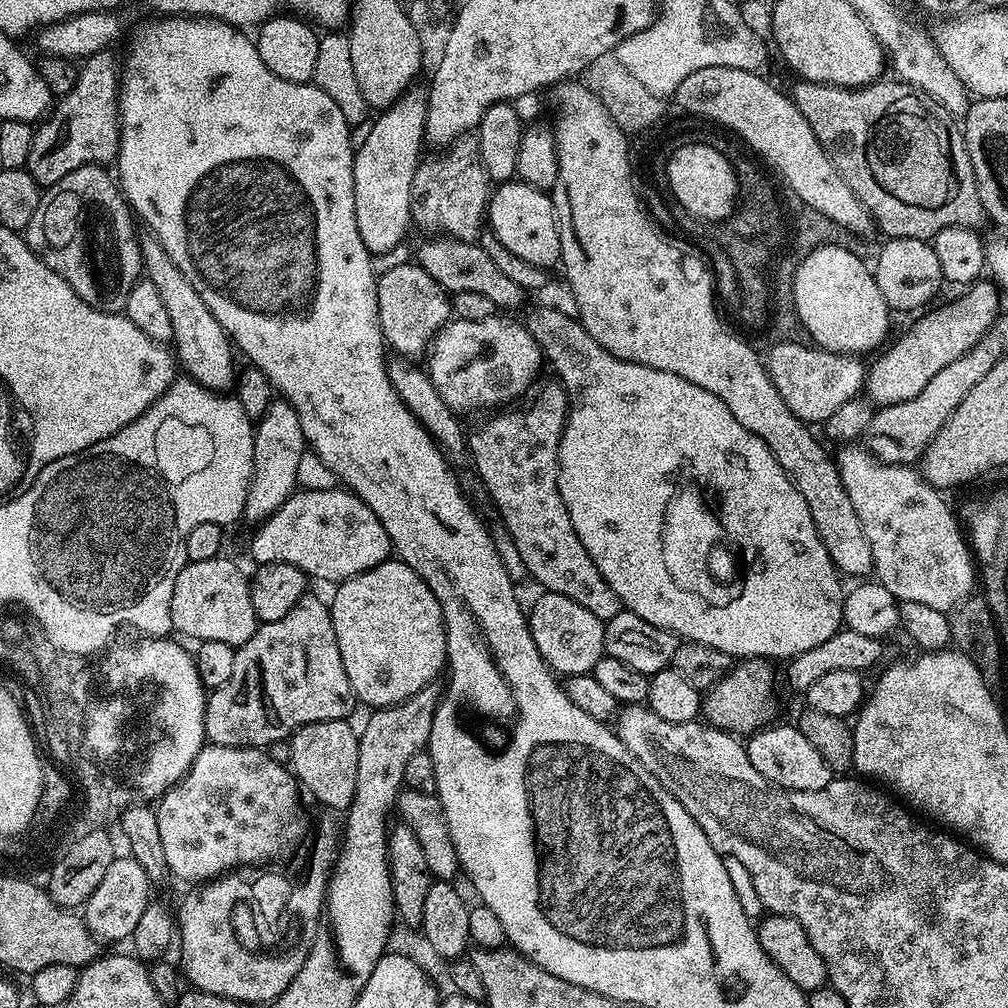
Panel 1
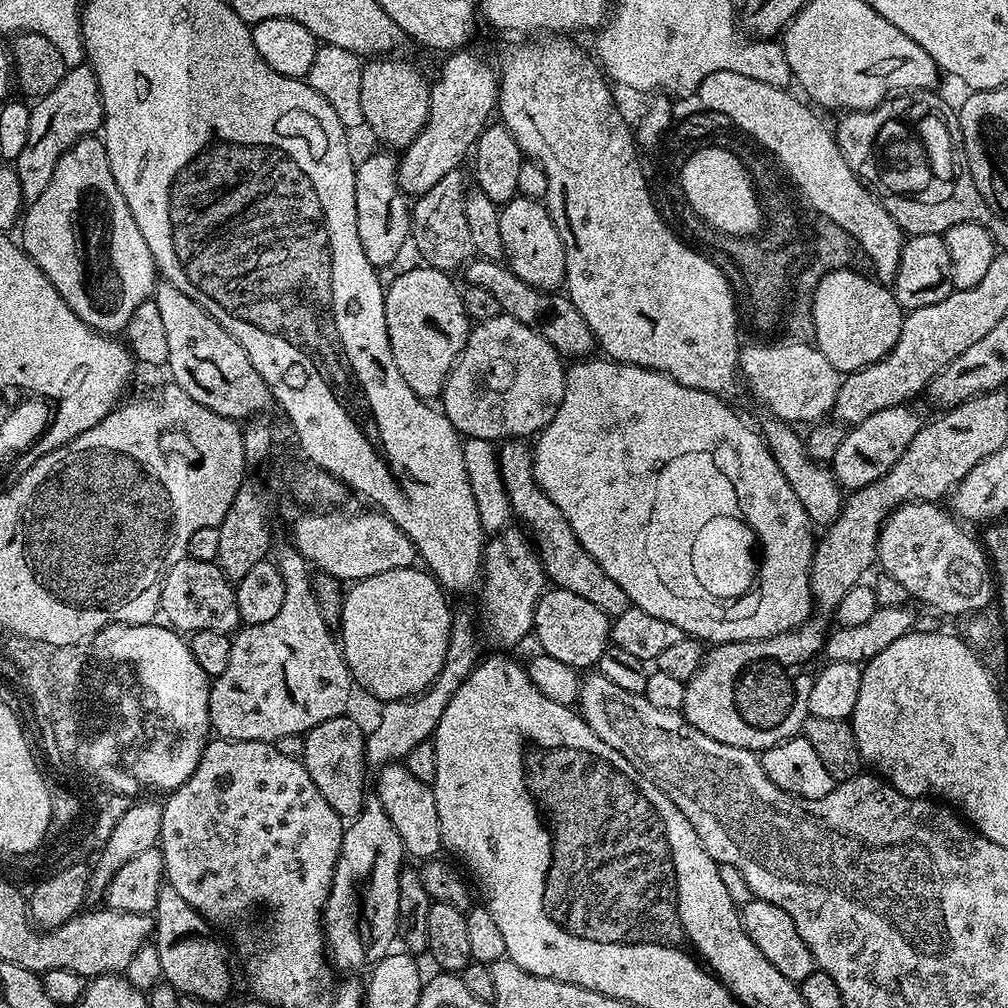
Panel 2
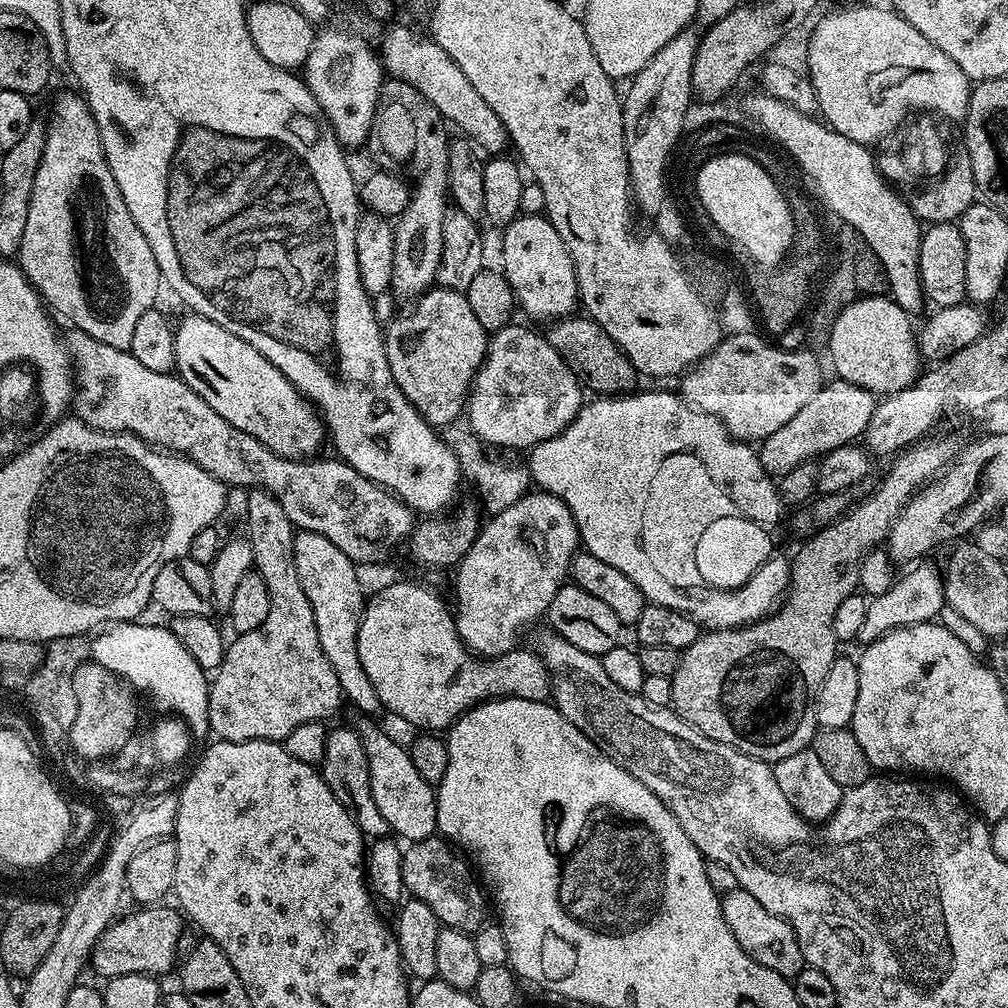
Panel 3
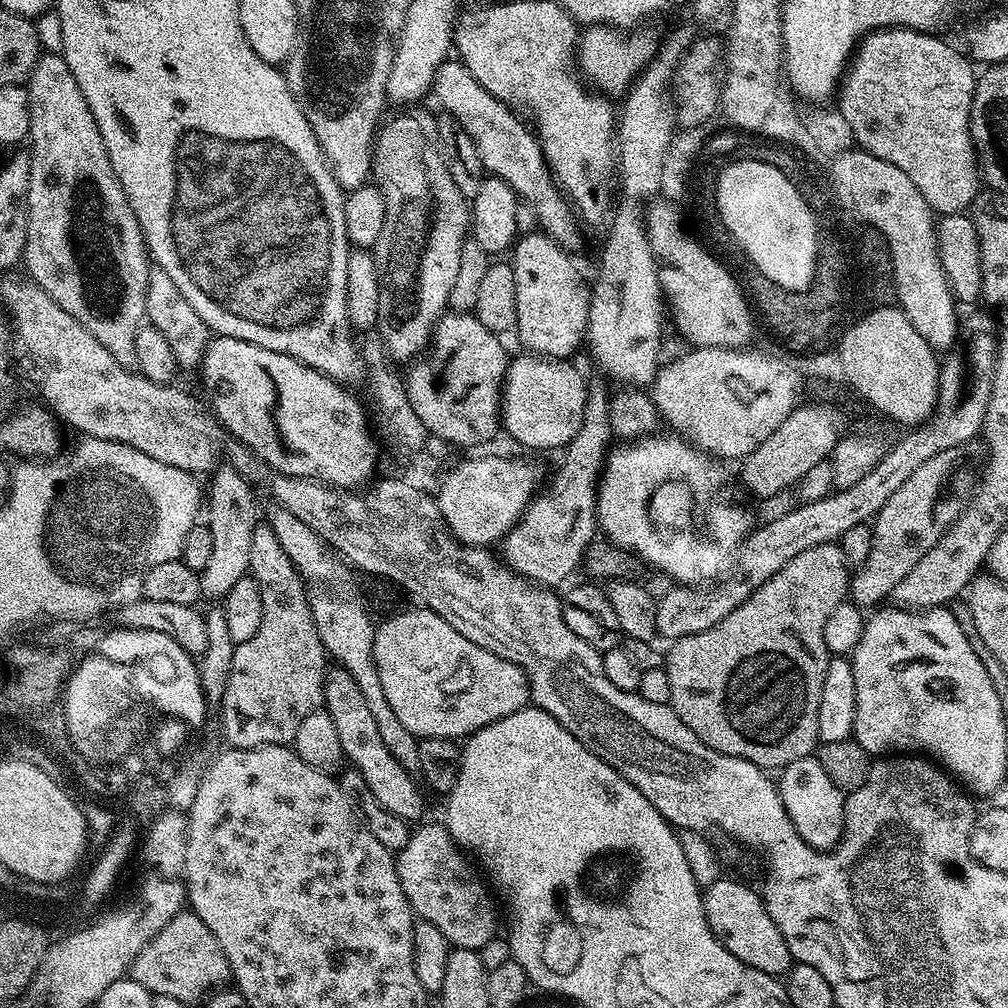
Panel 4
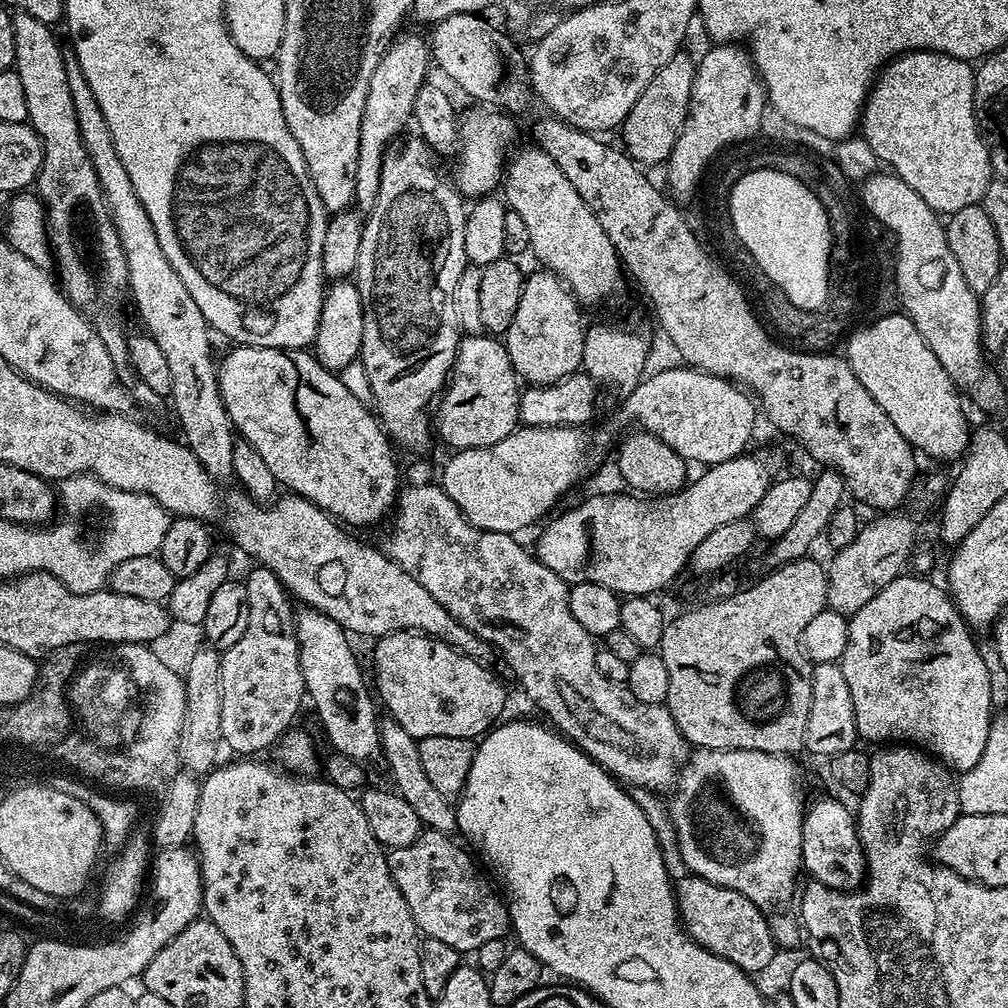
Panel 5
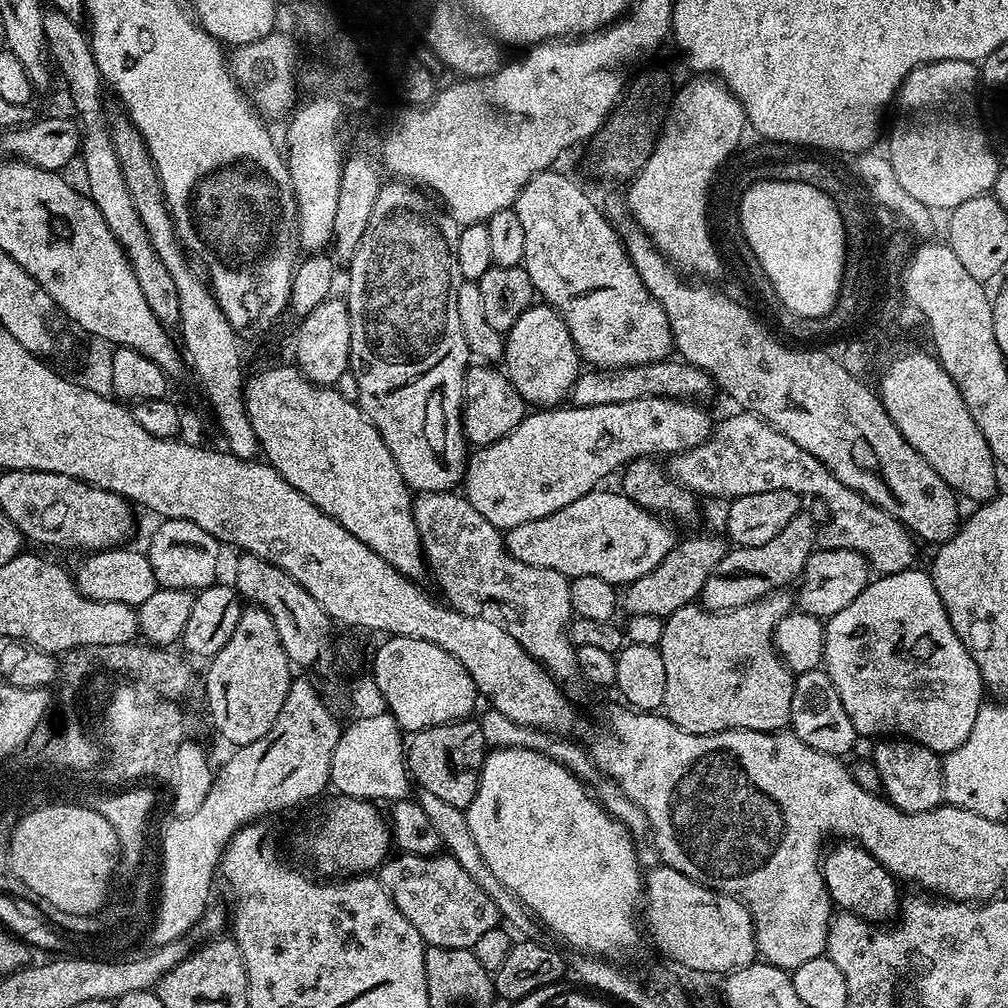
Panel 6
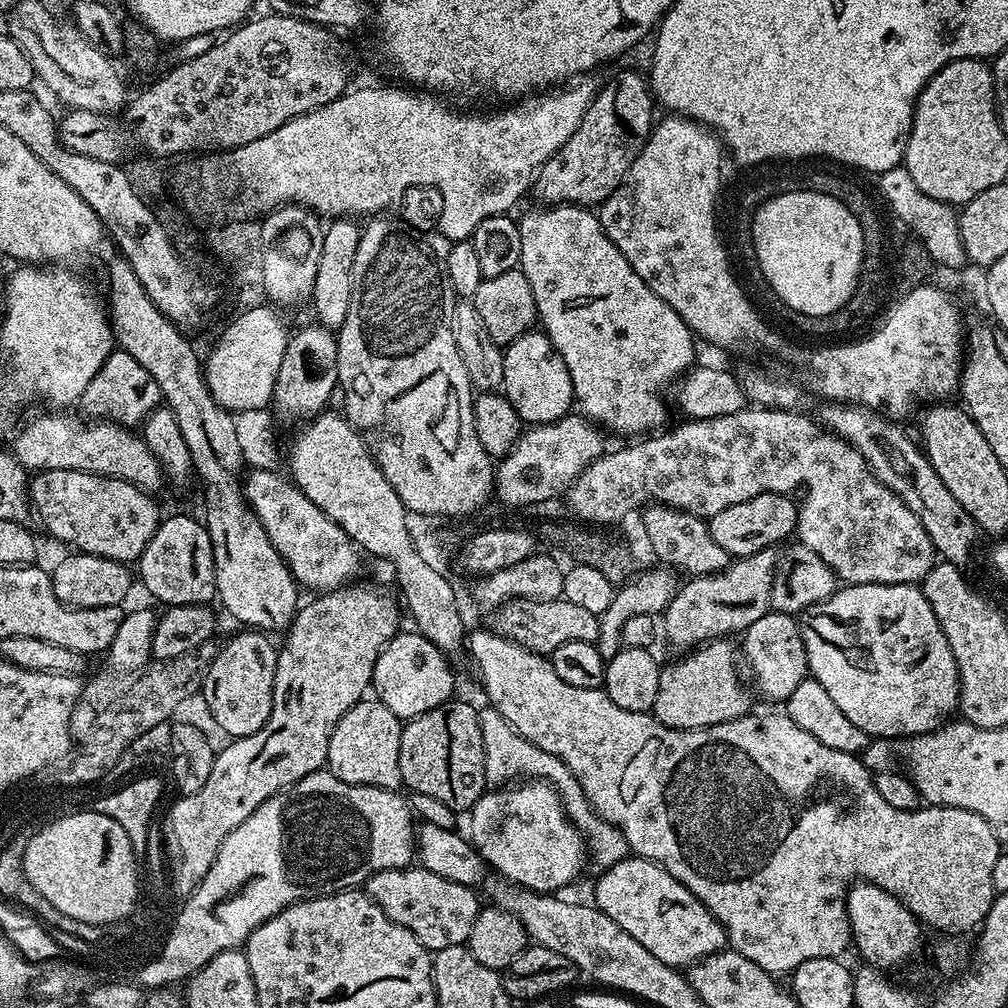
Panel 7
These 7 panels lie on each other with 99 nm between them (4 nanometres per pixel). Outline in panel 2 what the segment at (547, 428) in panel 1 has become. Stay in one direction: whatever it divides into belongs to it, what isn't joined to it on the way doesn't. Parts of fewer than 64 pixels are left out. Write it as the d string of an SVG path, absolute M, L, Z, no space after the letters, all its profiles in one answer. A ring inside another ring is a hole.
M517 438L503 441L499 445L500 474L509 496L512 515L528 527L528 532L536 543L535 551L544 567L545 577L555 587L570 590L570 594L578 594L578 598L586 598L586 602L594 602L594 606L598 606L598 610L602 610L610 618L626 614L630 606L626 590L622 590L622 586L618 586L618 582L614 582L614 578L610 578L610 574L606 574L606 570L602 570L602 566L594 562L582 542L578 542L574 530L570 530L570 522L566 522L562 510L558 510L558 506L554 506L554 502L546 498L534 476L532 448L524 444L527 443Z

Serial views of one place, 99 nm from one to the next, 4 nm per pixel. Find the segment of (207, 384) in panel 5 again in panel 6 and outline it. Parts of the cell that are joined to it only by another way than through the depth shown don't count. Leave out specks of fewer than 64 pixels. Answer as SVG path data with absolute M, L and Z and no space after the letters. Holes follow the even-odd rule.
M49 7L42 18L42 30L46 34L48 43L47 55L59 79L61 76L68 83L68 96L72 99L73 110L76 111L74 119L80 126L78 156L81 161L84 159L84 176L88 179L86 195L94 202L94 206L98 206L102 218L106 218L106 226L110 226L114 238L128 256L134 276L142 286L142 294L145 295L150 310L154 310L156 317L165 326L176 326L180 322L178 286L174 286L174 278L162 264L162 258L158 258L154 250L154 242L150 240L150 234L142 224L134 198L130 196L130 186L126 186L126 178L118 162L118 154L114 150L110 116L104 113L104 104L100 101L102 77L94 62L89 33L85 29L83 32L80 27L77 21L66 18L66 14L53 7Z

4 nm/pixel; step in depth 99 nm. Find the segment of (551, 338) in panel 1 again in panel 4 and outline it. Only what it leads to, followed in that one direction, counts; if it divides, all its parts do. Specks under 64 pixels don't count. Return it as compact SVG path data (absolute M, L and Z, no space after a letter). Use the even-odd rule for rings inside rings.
M653 434L645 436L642 440L624 442L616 446L620 448L613 447L609 451L596 490L596 519L599 531L611 543L631 552L637 561L645 560L646 563L668 572L674 579L671 581L675 583L692 586L711 581L721 575L720 564L729 563L730 550L719 544L713 544L712 547L682 544L691 537L696 537L700 532L709 531L706 520L715 520L717 514L732 516L730 512L732 508L726 506L726 498L724 498L723 508L718 510L716 505L722 496L720 492L724 486L727 465L717 457L709 456L708 453L694 446L688 450L690 451L688 456L694 462L691 466L680 466L680 451L686 448L685 441L676 434L660 435Z

